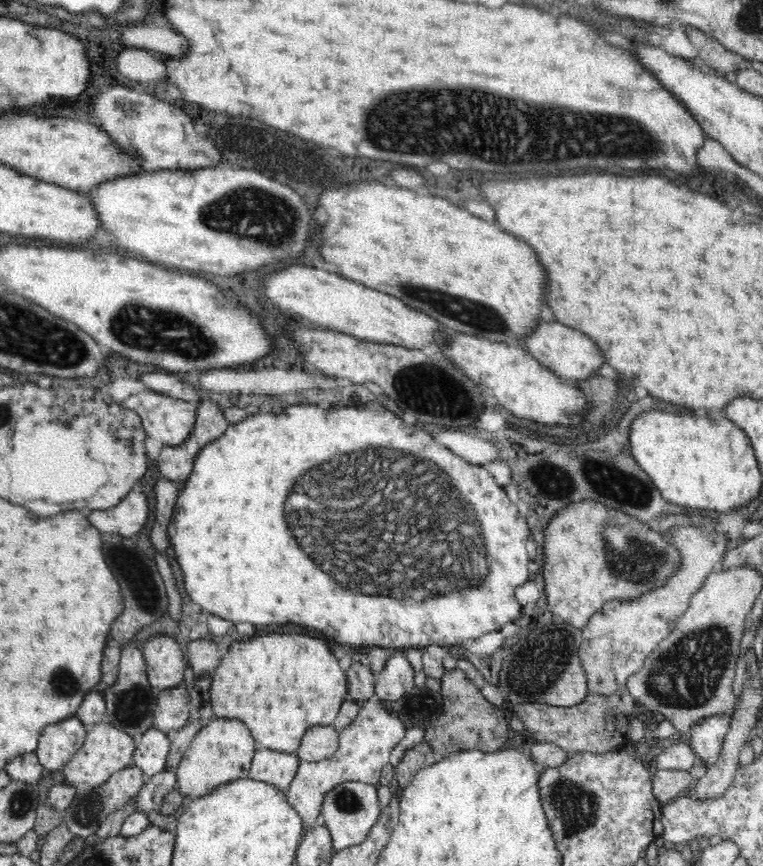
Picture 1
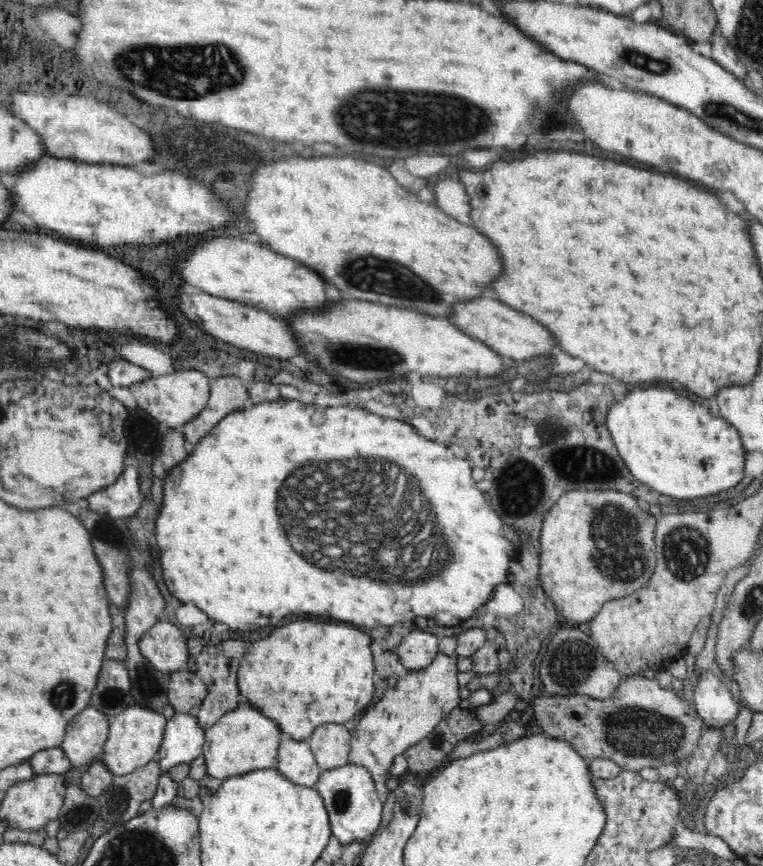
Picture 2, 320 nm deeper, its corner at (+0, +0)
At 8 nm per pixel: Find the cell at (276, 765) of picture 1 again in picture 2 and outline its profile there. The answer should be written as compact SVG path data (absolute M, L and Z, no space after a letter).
M283 734L278 746L278 766L276 770L294 784L314 786L323 768L318 766L314 753L307 741L298 741Z

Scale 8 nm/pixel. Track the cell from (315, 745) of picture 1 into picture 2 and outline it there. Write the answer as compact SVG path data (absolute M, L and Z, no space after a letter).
M326 723L317 726L306 740L318 766L333 769L348 764L351 731L343 724Z

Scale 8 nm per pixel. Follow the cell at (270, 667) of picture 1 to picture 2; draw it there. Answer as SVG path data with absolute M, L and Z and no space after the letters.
M304 620L304 622L292 622L292 624L286 624L282 628L276 628L268 638L260 639L255 637L256 640L252 640L254 644L250 646L250 650L247 650L248 654L242 656L242 664L238 668L238 686L242 700L248 704L252 704L255 708L258 708L266 717L274 720L278 723L282 734L286 734L294 740L306 741L309 736L314 732L314 729L321 724L336 723L344 724L347 720L357 718L358 714L362 710L368 708L372 698L374 696L374 657L372 657L372 649L370 649L371 638L368 634L361 632L354 626L348 626L348 624L318 624L318 622L310 622L310 620Z

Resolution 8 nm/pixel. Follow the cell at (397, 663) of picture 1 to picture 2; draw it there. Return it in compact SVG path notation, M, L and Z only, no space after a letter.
M415 629L401 641L395 652L407 671L417 671L432 662L438 653L438 644L438 635Z

